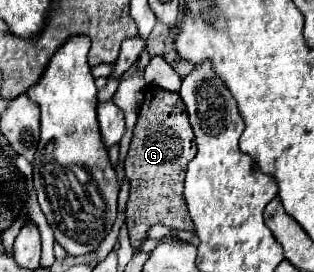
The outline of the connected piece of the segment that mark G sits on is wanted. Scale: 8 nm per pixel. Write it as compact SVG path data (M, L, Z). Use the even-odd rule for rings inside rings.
M149 86L133 140L125 158L125 172L131 182L131 196L127 202L127 228L133 248L147 240L153 224L165 224L169 230L193 230L183 198L183 180L187 164L195 158L195 136L181 96L163 88Z

